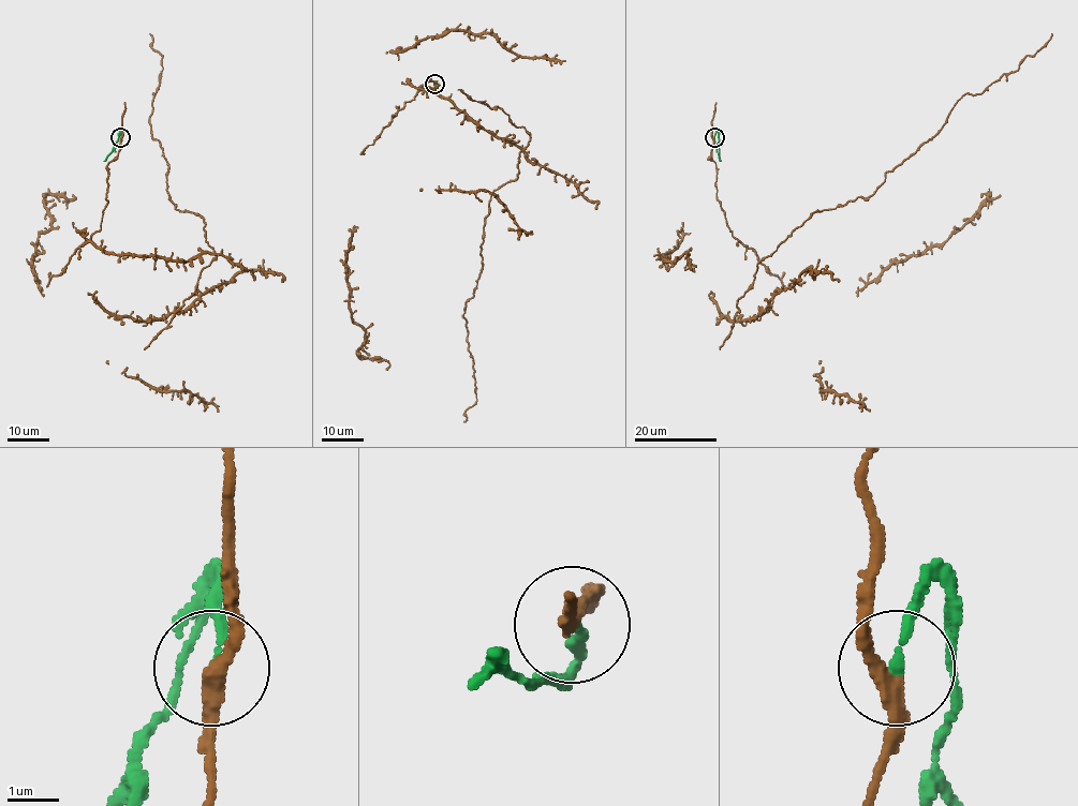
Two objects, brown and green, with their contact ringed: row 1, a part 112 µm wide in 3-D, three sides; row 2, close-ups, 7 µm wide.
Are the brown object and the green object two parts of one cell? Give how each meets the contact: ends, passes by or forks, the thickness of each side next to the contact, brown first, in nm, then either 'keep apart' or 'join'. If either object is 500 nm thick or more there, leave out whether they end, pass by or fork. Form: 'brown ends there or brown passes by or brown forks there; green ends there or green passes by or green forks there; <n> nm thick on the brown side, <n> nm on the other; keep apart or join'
brown passes by; green ends there; 280 nm thick on the brown side, 170 nm on the other; keep apart

